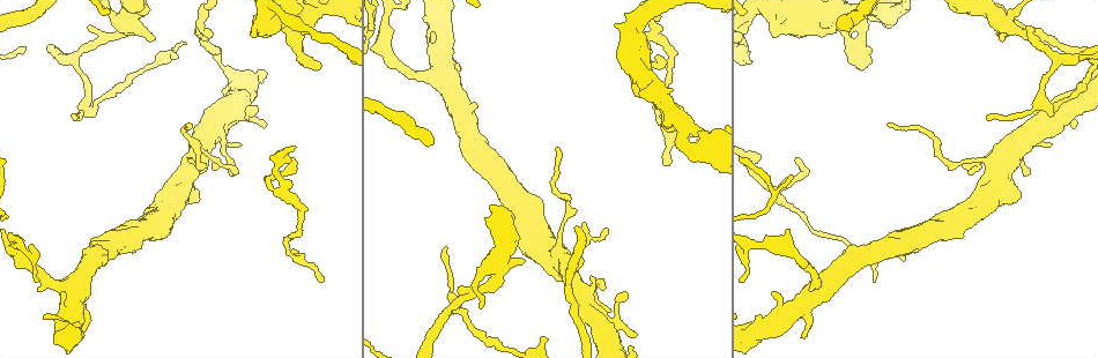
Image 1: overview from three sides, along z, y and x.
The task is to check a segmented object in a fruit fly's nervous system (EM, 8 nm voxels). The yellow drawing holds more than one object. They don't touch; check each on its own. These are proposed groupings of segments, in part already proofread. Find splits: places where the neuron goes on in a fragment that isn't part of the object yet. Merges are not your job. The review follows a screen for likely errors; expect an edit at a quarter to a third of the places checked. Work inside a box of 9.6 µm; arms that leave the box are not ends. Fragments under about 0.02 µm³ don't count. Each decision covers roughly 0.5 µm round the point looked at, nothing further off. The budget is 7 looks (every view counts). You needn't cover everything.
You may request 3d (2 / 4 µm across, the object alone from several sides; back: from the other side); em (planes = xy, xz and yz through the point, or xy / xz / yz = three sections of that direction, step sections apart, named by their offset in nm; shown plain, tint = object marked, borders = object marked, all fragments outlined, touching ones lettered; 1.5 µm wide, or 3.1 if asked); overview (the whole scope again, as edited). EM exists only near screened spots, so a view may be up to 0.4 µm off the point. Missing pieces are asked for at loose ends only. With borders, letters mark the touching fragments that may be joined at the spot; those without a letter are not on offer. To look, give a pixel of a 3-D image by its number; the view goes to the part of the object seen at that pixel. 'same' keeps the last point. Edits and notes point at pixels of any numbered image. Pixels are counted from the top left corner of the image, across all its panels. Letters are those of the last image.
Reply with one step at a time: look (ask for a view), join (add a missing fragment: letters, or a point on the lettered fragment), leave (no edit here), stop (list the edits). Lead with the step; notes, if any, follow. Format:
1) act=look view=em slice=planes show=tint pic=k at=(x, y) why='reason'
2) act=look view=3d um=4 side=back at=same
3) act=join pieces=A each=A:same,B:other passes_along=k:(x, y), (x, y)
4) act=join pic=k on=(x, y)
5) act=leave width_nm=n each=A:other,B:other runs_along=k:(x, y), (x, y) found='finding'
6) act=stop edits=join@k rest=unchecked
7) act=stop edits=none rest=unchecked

act=look view=3d um=4 pic=1 at=(799, 158) why='tapers out'

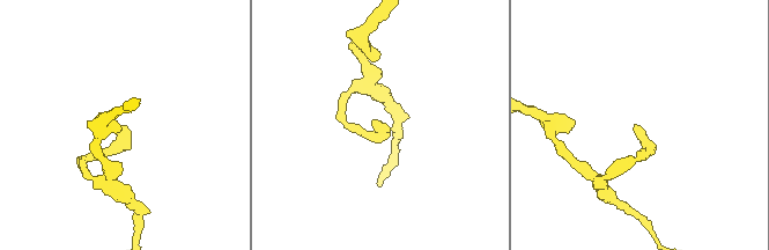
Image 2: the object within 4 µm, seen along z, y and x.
act=look view=em um=3.1 slice=xz step=16 show=borders pic=2 at=(376, 130) why='now the EM'

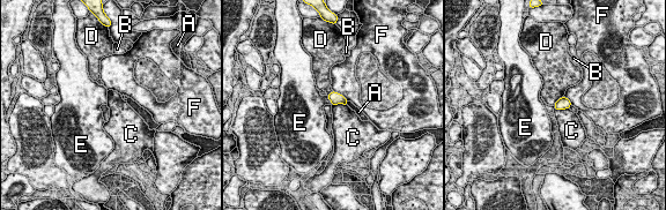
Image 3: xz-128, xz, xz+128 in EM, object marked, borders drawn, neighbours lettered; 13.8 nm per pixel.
act=leave width_nm=170 each=A:other,B:other,C:other,D:other,E:other,F:other found='none of them fits'

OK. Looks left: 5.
act=look view=em slice=xz step=4 show=tint pic=1 at=(772, 34) why='an open end'

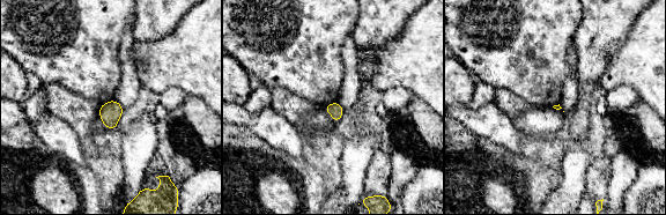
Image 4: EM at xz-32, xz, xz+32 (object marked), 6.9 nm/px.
act=look view=em slice=yz step=4 show=borders at=same

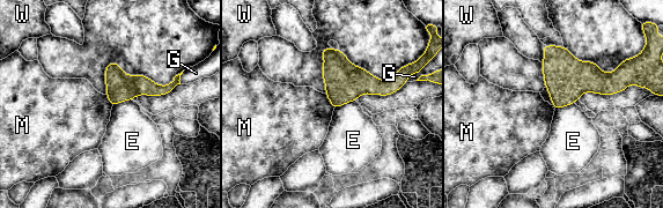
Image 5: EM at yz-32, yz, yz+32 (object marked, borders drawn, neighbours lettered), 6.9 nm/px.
act=leave longest_contact=E:170nm each=E:other,G:other,M:other,W:other found='no lettered fragment goes on from it'

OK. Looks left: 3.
act=look view=3d um=4 side=back pic=1 at=(556, 147) why='branch stops here'

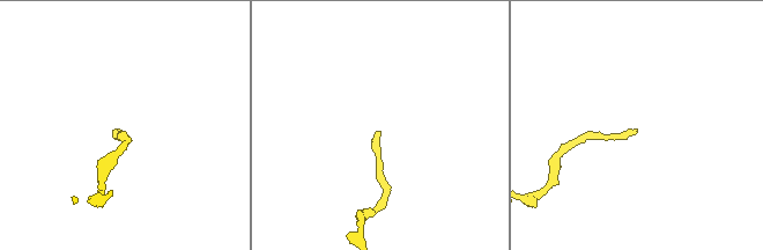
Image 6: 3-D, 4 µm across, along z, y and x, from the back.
act=look view=em slice=planes show=borders pic=6 at=(117, 130) why='shape alone is not enough'

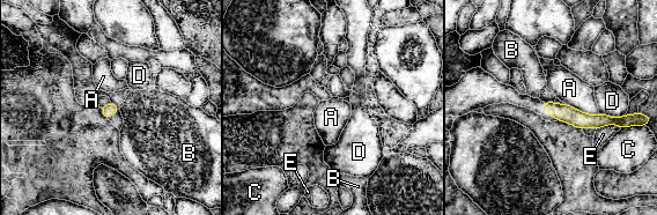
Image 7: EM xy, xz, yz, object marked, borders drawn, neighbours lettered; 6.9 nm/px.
act=leave each=A:other,B:other,C:other,D:other,E:other border=7:(565, 102), (587, 113), (598, 113) found='none of them fits'

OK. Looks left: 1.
act=stop edits=none rest=unchecked

